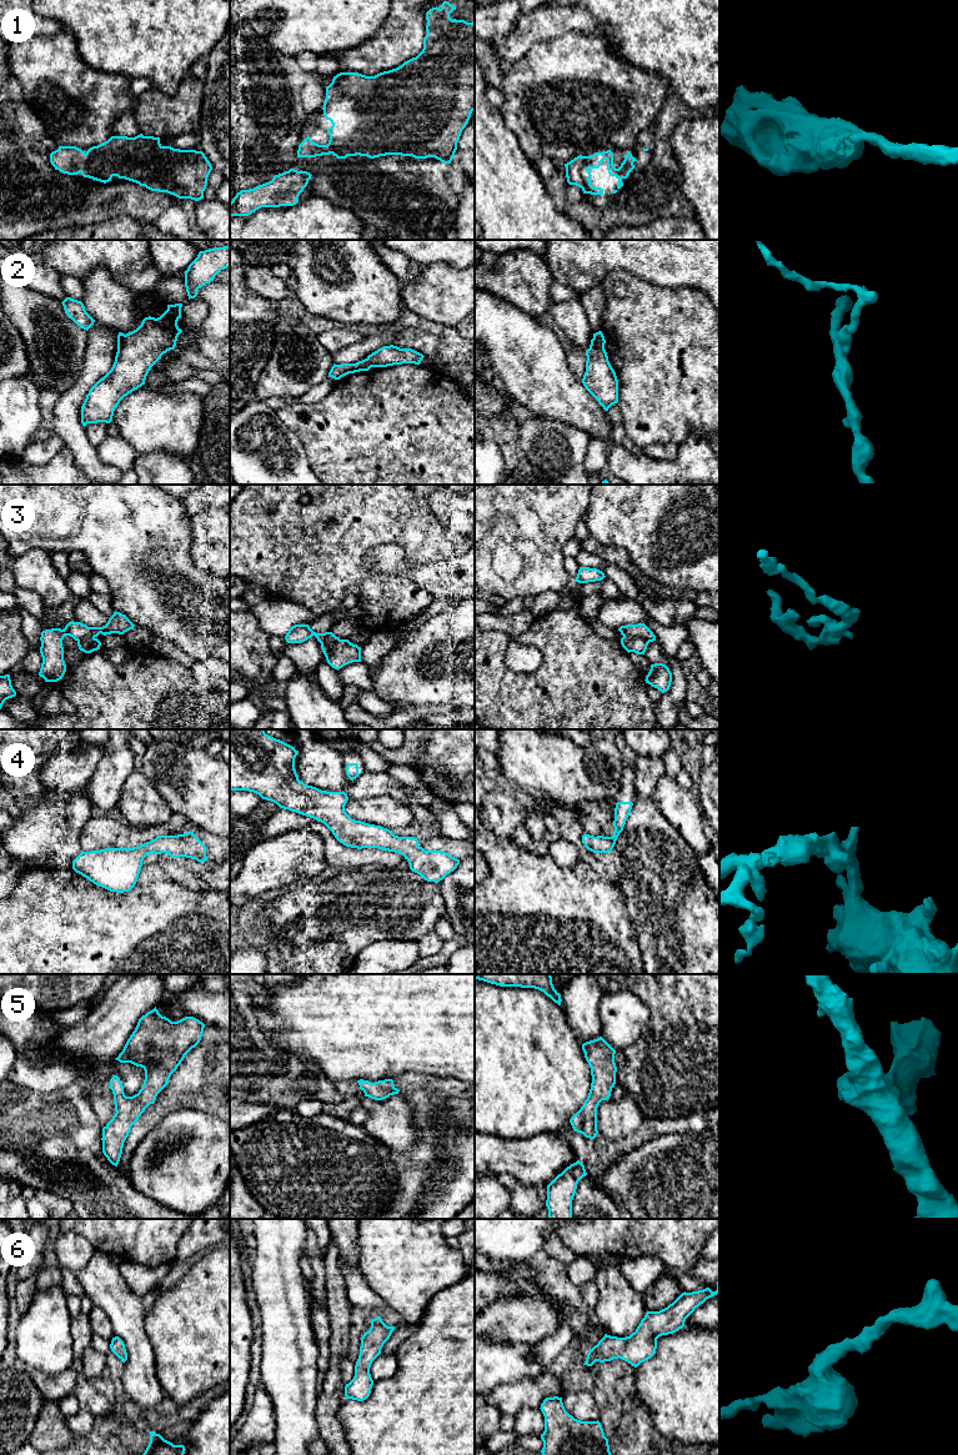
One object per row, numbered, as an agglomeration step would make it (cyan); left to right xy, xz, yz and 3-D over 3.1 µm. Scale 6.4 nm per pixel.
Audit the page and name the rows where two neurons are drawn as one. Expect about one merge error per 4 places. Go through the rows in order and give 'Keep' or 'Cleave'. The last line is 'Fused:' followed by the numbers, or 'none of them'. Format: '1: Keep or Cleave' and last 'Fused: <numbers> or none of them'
1: Keep
2: Cleave
3: Cleave
4: Keep
5: Keep
6: Keep
Fused: 2, 3

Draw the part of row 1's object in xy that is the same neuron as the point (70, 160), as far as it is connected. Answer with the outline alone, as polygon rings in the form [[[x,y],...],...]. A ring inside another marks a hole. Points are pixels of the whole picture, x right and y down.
[[[111,136],[107,141],[90,147],[86,152],[76,146],[59,146],[50,154],[50,162],[62,174],[77,175],[92,179],[94,181],[109,182],[114,176],[125,179],[145,186],[151,191],[167,192],[179,199],[199,201],[204,199],[207,186],[207,177],[212,166],[202,151],[180,150],[171,146],[162,146],[160,137]]]

